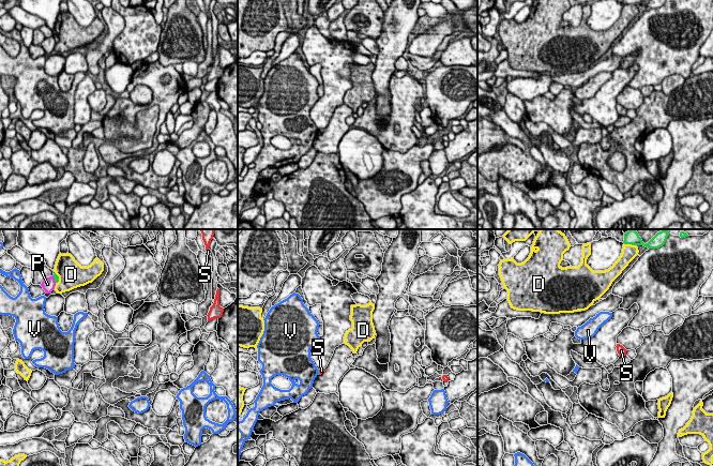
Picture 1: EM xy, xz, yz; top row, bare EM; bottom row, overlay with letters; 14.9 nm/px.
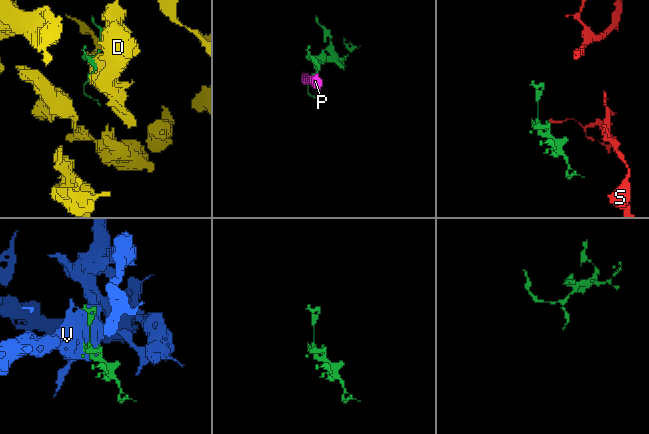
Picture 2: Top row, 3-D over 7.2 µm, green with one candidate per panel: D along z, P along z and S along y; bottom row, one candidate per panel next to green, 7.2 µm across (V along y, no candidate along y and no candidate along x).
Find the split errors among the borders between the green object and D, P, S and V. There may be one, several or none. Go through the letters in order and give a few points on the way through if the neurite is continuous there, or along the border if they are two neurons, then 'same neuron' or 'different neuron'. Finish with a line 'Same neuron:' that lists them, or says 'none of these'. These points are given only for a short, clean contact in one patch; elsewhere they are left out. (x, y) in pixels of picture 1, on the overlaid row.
D: different neuron
P: different neuron
S: border xz (318, 371), (319, 374); different neuron
V: different neuron
Same neuron: none of these

